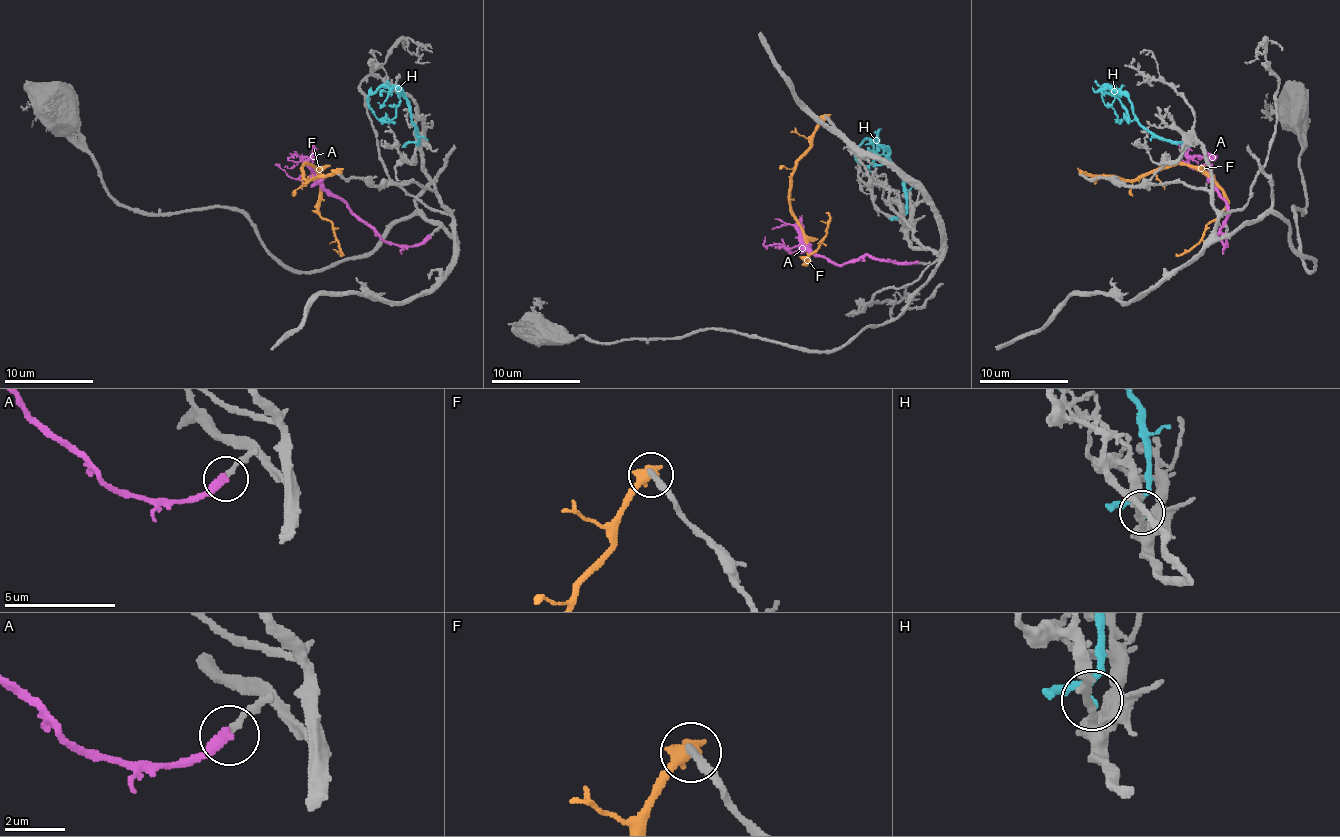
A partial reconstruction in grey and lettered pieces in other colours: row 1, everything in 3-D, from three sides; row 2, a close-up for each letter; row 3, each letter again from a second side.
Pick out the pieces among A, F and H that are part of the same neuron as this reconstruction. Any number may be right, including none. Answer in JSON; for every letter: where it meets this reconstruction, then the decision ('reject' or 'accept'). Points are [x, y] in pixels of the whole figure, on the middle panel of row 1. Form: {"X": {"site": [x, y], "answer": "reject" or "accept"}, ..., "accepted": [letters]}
{"A": {"site": [917, 262], "answer": "reject"}, "F": {"site": [826, 117], "answer": "reject"}, "H": {"site": [904, 221], "answer": "reject"}, "accepted": []}

